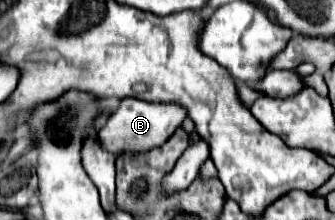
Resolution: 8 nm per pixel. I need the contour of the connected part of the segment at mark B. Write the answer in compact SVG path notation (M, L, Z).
M134 97L122 99L120 107L102 125L98 137L102 145L114 155L124 151L138 153L162 145L184 119L186 119L186 109L178 103L142 103L142 99L134 99Z

